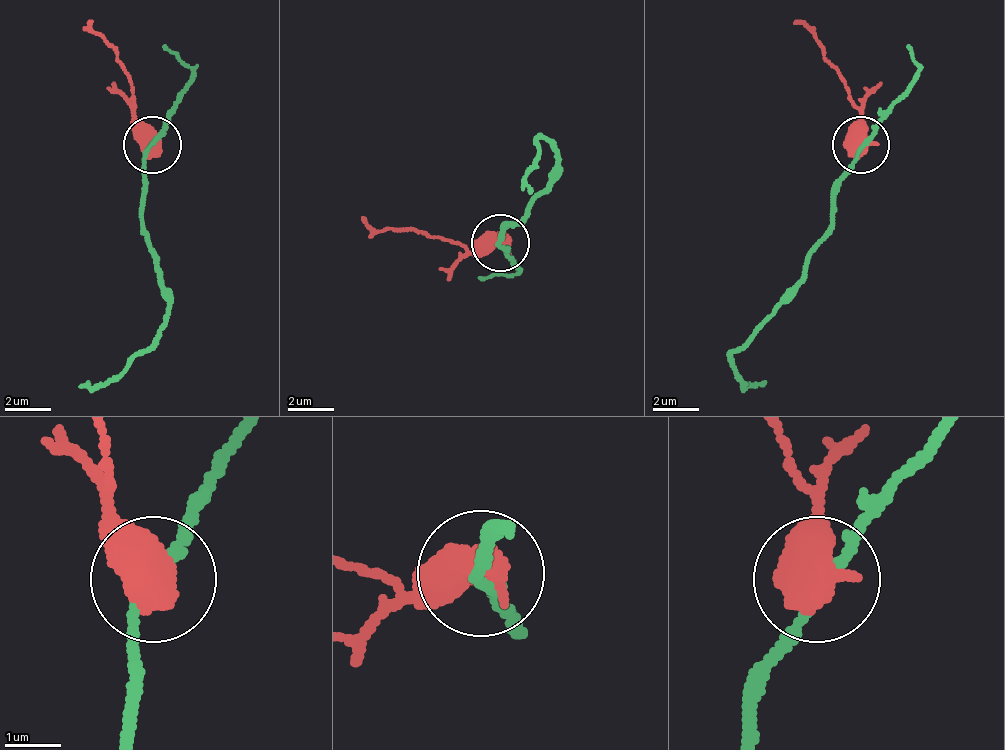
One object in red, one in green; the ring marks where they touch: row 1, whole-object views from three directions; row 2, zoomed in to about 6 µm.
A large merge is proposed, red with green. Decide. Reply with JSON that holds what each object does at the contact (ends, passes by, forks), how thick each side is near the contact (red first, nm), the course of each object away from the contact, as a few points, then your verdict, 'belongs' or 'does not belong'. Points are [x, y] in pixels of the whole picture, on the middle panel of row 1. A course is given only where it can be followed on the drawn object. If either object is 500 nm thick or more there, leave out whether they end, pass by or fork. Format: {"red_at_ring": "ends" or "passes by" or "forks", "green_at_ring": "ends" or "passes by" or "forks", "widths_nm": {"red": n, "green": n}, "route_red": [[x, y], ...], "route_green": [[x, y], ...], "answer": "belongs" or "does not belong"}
{"widths_nm": {"red": 800, "green": 170}, "route_red": [[498, 241], [473, 253], [446, 241], [362, 218]], "route_green": [[498, 247], [504, 224], [522, 224], [560, 166], [543, 137], [531, 172], [528, 195]], "answer": "does not belong"}

